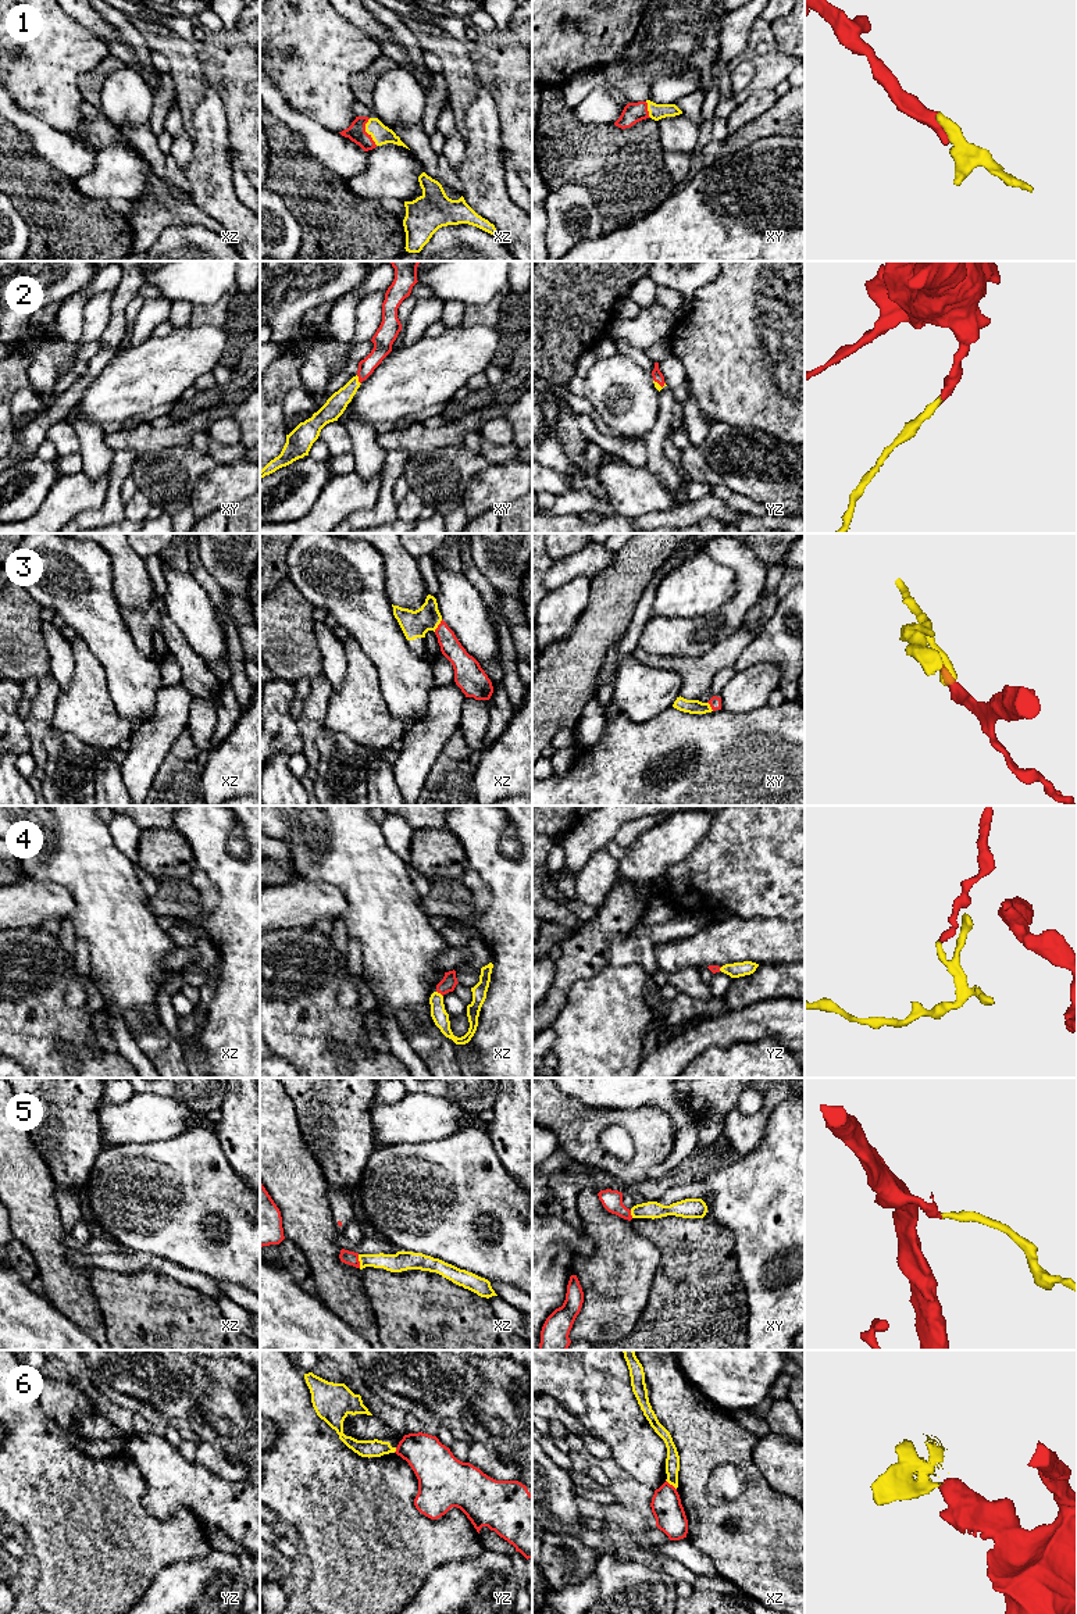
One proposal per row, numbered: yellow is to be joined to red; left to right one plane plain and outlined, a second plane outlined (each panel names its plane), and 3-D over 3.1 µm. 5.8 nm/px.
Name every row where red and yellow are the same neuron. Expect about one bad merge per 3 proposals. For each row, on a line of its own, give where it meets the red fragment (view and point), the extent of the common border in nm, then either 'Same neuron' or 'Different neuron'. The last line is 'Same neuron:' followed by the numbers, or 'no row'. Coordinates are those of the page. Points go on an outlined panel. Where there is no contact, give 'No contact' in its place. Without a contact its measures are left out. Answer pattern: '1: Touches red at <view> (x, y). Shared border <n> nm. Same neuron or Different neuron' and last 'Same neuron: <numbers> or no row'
1: Touches red at xz (366, 132). Shared border 170 nm. Same neuron
2: Touches red at xy (359, 379). Shared border 60 nm. Same neuron
3: Touches red at xz (438, 625). Shared border 90 nm. Same neuron
4: Touches red at xz (439, 992). Shared border 50 nm. Same neuron
5: Touches red at xz (359, 1261). Shared border 80 nm. Same neuron
6: Touches red at xz (671, 1485). Shared border 90 nm. Different neuron
Same neuron: 1, 2, 3, 4, 5

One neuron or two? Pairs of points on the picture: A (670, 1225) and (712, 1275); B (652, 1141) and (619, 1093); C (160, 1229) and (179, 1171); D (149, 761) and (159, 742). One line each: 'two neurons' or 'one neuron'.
A: one neuron
B: two neurons
C: one neuron
D: one neuron

